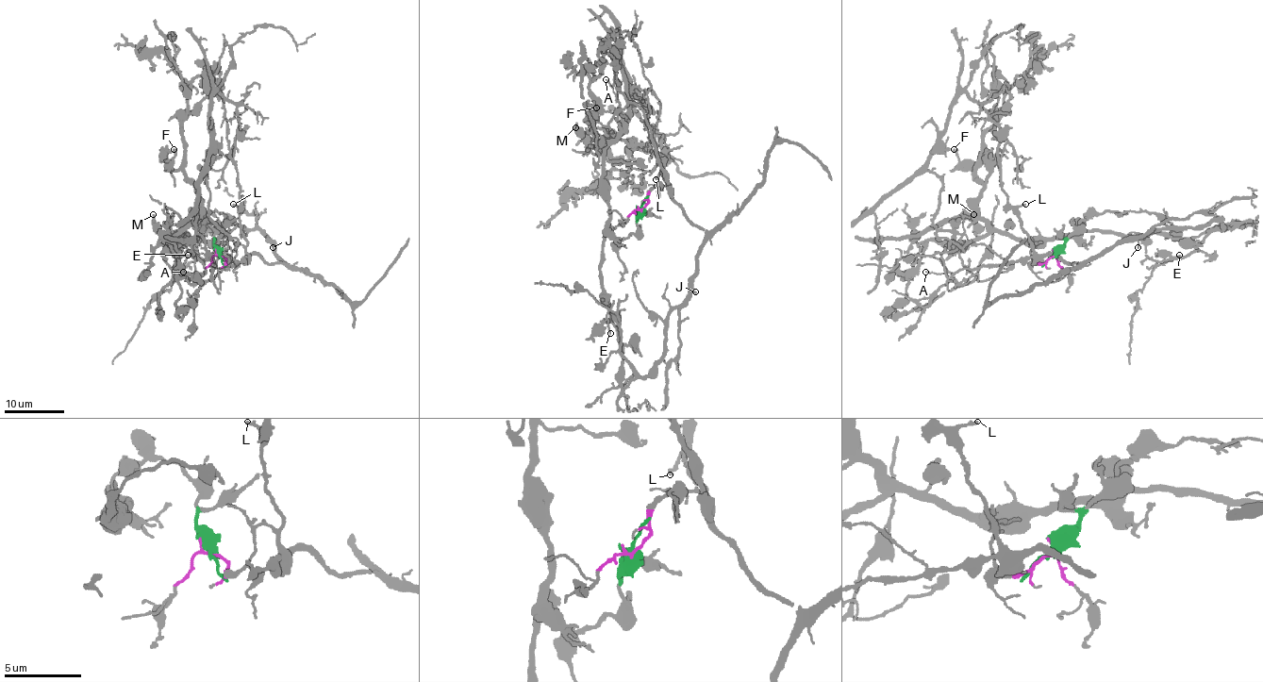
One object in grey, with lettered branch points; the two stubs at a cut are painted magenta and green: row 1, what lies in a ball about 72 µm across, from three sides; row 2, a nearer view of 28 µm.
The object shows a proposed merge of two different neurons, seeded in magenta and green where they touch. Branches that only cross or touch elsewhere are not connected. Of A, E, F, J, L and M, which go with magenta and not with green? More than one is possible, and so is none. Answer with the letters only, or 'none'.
A, E, J, L

